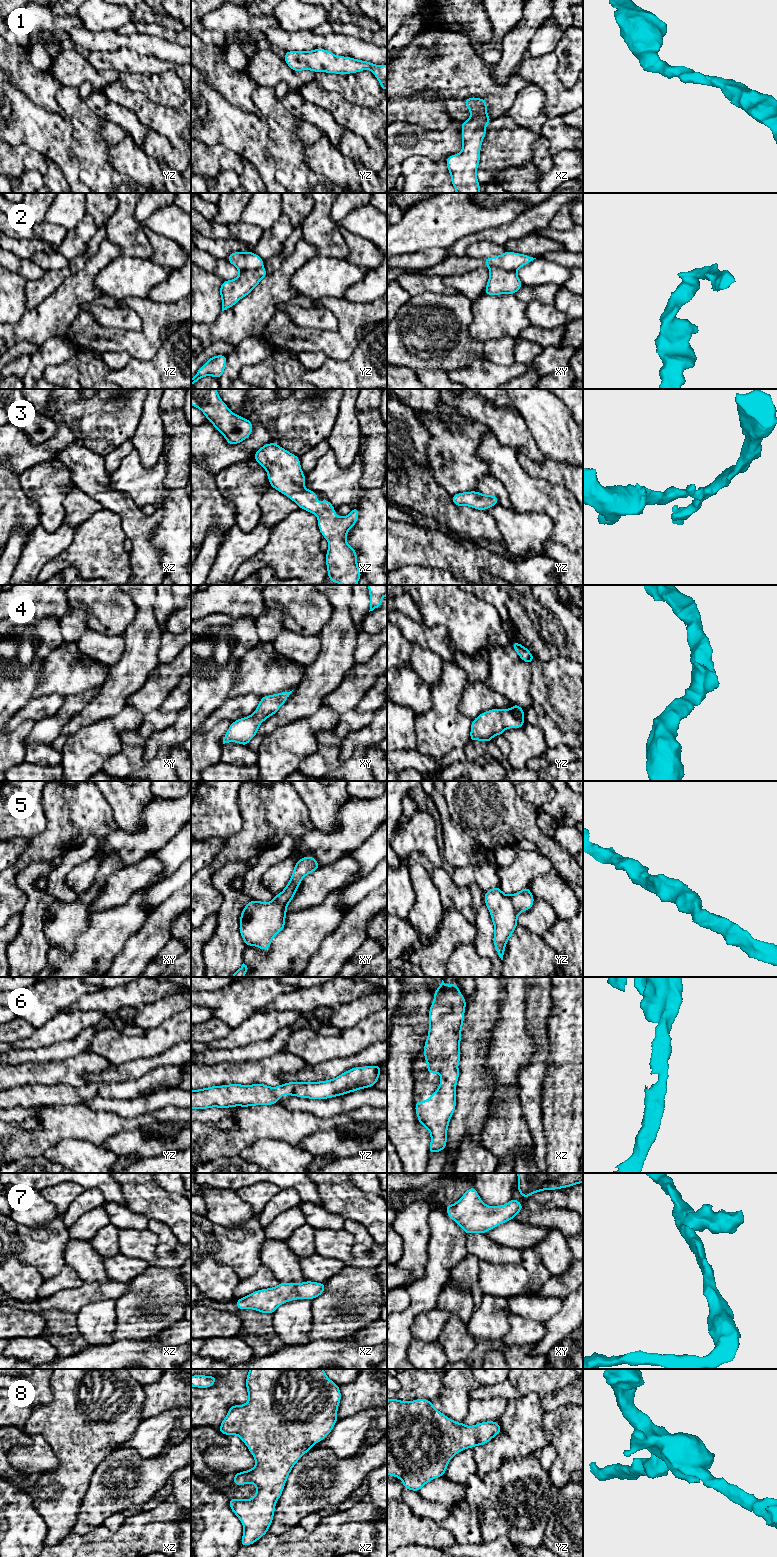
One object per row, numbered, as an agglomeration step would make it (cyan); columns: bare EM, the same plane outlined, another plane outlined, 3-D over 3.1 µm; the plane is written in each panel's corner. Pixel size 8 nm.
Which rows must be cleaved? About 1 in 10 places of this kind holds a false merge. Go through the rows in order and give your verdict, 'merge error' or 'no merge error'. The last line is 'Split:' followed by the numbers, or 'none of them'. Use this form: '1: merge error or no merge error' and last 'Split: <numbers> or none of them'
1: no merge error
2: merge error
3: no merge error
4: no merge error
5: no merge error
6: no merge error
7: no merge error
8: no merge error
Split: 2

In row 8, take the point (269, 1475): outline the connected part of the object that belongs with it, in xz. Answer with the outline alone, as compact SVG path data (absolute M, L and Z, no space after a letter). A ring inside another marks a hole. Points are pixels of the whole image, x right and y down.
M250 1369L246 1377L246 1389L248 1391L249 1400L244 1405L233 1405L229 1407L228 1414L225 1419L221 1422L219 1432L224 1435L237 1435L246 1444L252 1456L256 1460L256 1466L248 1471L242 1471L235 1473L233 1477L233 1483L236 1486L241 1486L247 1483L253 1483L256 1485L256 1495L252 1499L237 1499L229 1498L229 1506L231 1507L234 1514L240 1519L244 1526L243 1536L240 1542L240 1546L249 1546L259 1540L263 1535L268 1533L268 1528L271 1525L274 1517L275 1505L280 1498L286 1480L293 1466L299 1461L303 1454L311 1450L311 1447L325 1439L328 1434L332 1431L333 1426L338 1421L337 1410L341 1401L341 1392L339 1385L331 1381L325 1374L323 1369Z

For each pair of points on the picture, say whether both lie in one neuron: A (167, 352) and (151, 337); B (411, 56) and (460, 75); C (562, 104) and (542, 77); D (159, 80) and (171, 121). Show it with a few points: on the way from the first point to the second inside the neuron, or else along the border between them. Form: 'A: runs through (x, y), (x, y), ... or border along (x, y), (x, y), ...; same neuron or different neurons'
A: border along (163, 343), (155, 354); different neurons
B: runs through (423, 68), (428, 73), (448, 73); same neuron
C: runs through (558, 97), (549, 84); same neuron
D: border along (146, 95), (152, 101), (179, 109); different neurons

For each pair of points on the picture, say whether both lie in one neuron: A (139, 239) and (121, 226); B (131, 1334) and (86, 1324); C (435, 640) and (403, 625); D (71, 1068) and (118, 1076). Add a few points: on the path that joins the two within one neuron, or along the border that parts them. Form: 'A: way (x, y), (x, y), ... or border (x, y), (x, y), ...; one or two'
A: way (135, 239), (125, 230); one
B: border (114, 1307), (116, 1322), (113, 1338), (115, 1340); two
C: way (427, 637), (411, 630); one
D: border (116, 1065), (99, 1072), (89, 1073), (85, 1078); two

